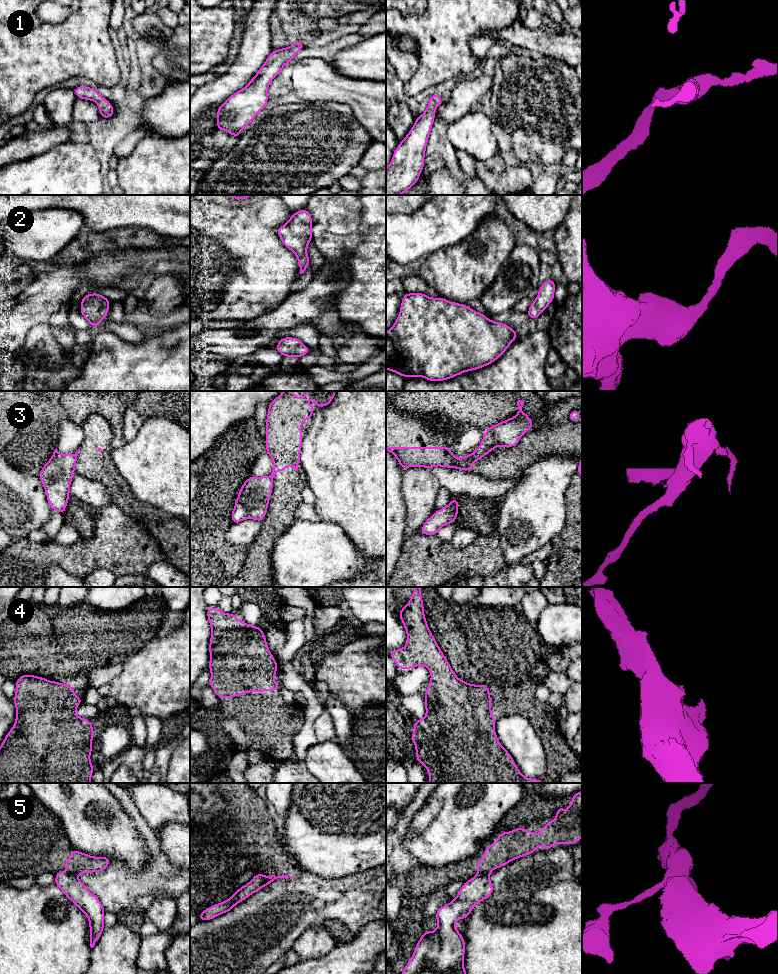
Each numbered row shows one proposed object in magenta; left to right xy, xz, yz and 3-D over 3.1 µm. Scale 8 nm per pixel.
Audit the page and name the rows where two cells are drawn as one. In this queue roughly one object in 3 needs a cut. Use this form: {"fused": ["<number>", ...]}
{"fused": ["3", "5"]}

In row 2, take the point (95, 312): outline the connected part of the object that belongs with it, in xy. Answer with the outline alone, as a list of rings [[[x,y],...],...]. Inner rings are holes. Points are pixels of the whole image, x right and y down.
[[[90,293],[81,299],[80,311],[91,327],[99,326],[108,316],[110,300],[99,293]]]

